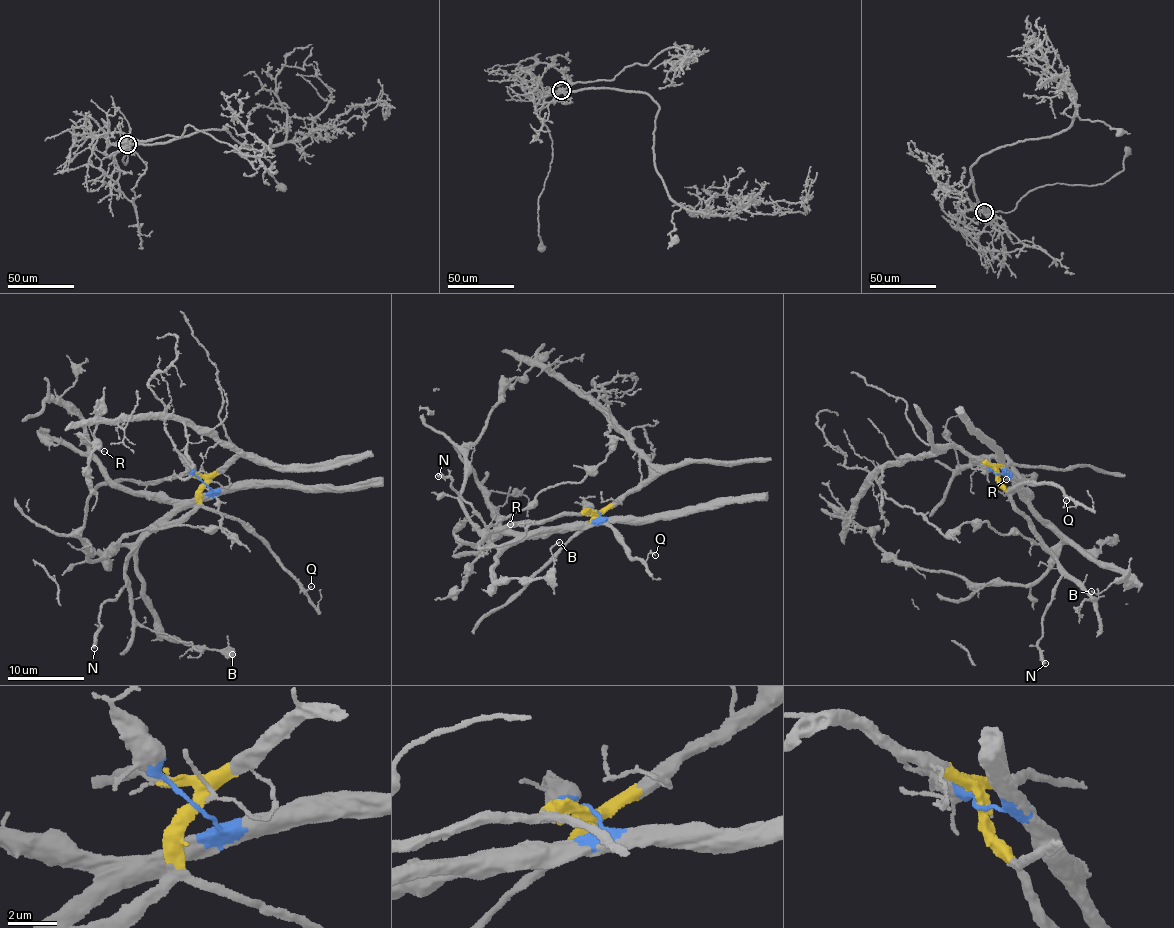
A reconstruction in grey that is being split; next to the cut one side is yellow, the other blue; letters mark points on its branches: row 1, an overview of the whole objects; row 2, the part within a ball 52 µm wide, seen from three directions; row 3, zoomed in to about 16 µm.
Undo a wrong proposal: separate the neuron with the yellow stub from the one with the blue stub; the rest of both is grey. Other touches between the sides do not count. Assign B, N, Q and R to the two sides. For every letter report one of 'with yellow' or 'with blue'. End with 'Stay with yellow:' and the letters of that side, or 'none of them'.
B: with blue
N: with yellow
Q: with yellow
R: with blue
Stay with yellow: N, Q

